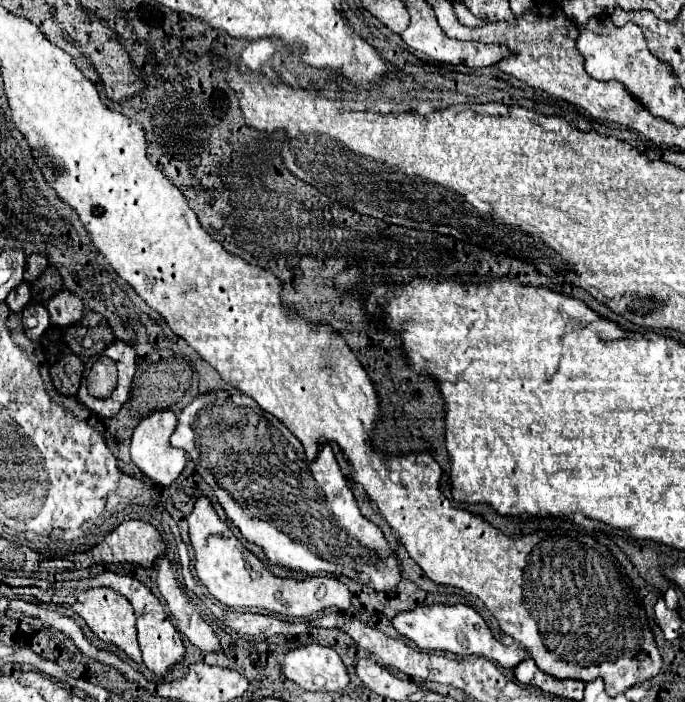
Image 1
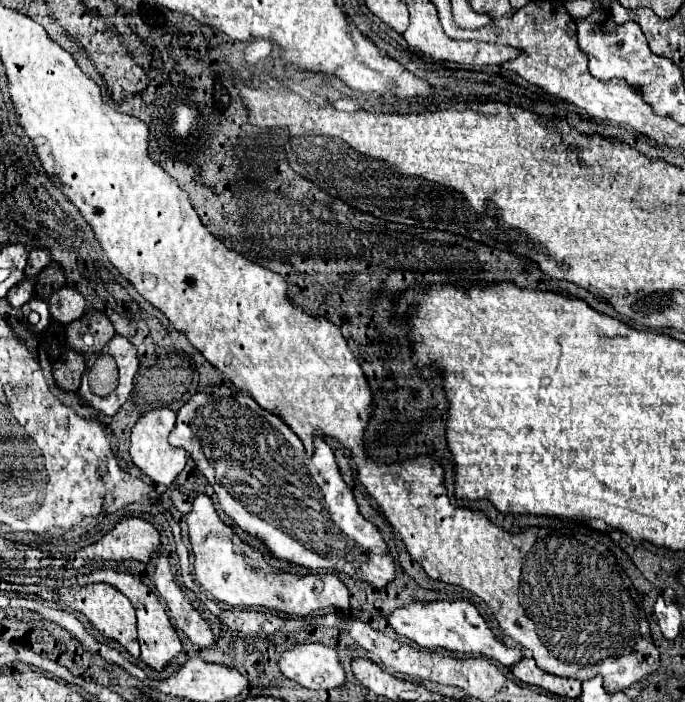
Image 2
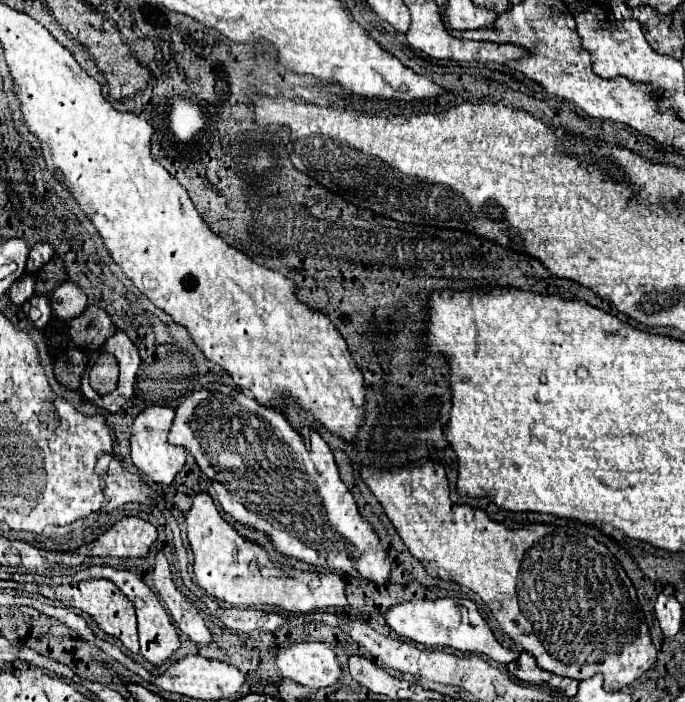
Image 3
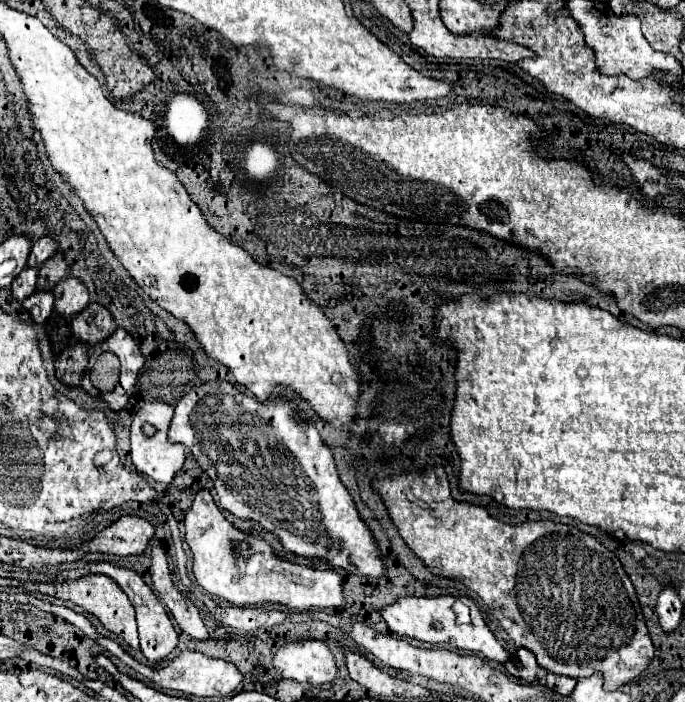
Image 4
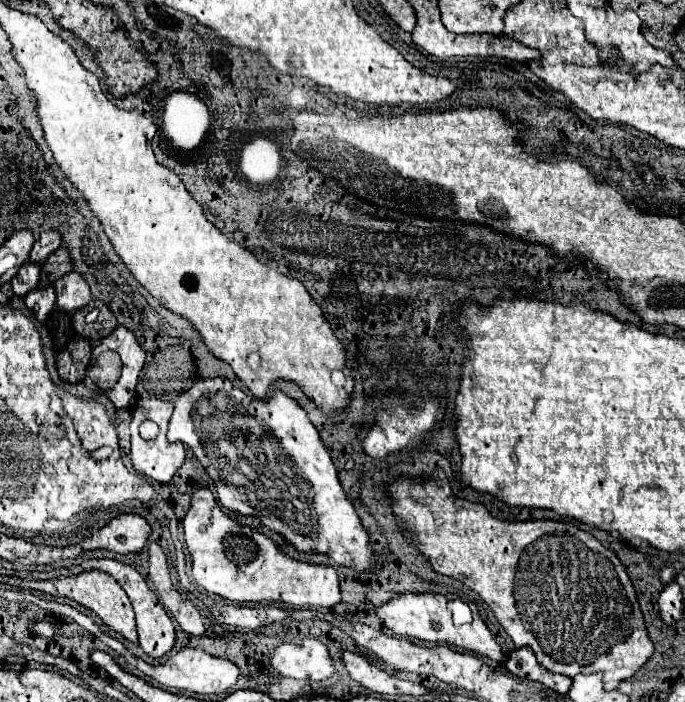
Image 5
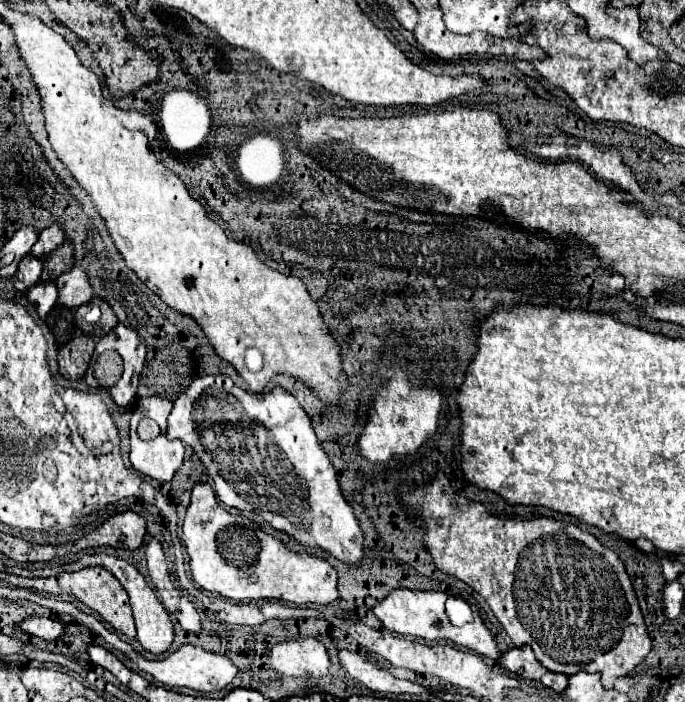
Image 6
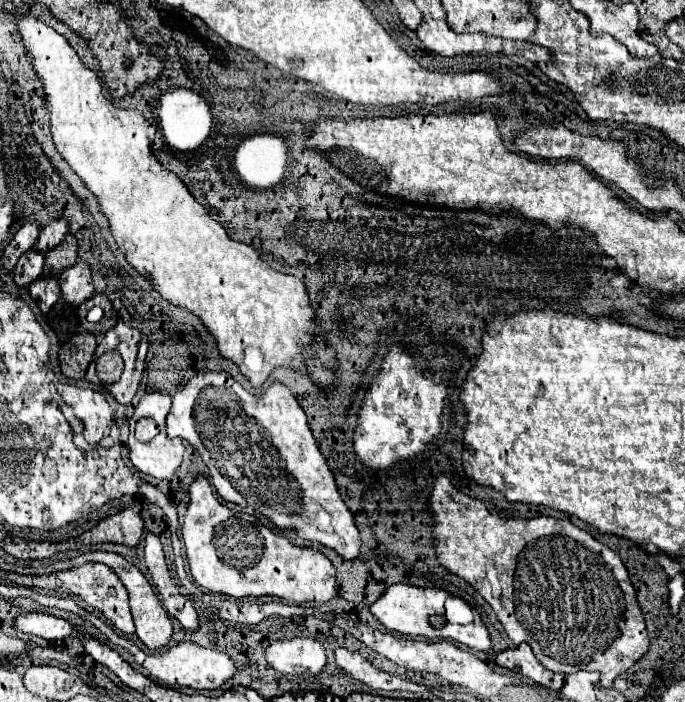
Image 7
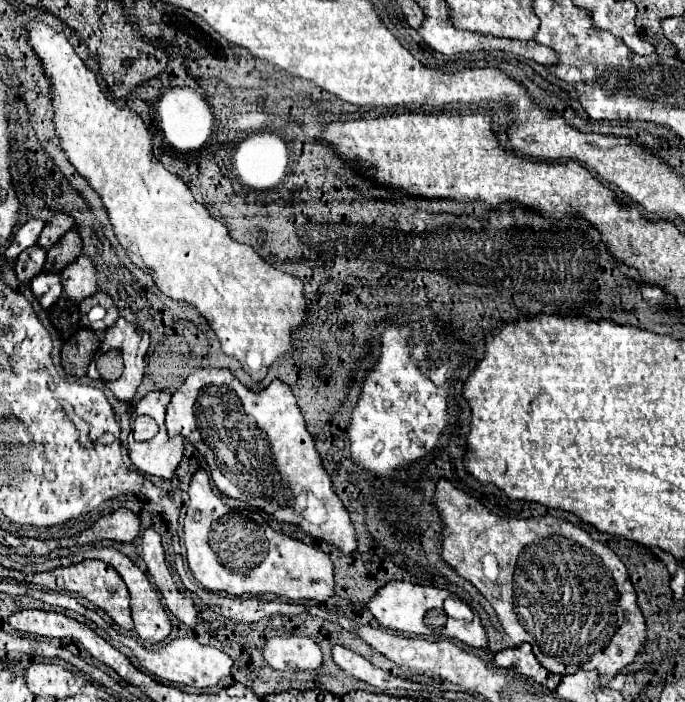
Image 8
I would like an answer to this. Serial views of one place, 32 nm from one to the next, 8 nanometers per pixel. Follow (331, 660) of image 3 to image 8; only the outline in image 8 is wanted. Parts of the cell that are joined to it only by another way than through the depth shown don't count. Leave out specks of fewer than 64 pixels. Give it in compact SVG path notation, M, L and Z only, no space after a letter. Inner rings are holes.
M272 636L262 654L264 662L280 672L314 670L322 664L320 646L306 636Z

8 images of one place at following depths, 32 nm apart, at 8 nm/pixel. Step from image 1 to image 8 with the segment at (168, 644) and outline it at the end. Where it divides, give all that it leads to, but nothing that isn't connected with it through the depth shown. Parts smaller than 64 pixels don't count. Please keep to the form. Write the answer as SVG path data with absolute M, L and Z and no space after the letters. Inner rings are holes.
M90 548L84 556L82 554L74 554L74 556L66 556L66 560L68 560L68 564L74 564L74 562L80 562L82 558L98 558L98 560L104 560L106 564L110 564L110 566L114 566L116 568L116 572L122 576L122 580L126 582L126 586L128 586L128 590L130 590L130 606L132 606L132 618L134 618L134 624L136 624L136 632L138 632L138 636L140 638L144 638L146 642L150 642L150 644L158 644L158 642L162 642L168 634L170 634L170 620L168 620L168 614L166 614L166 610L164 610L164 606L162 606L162 602L160 602L160 596L158 596L158 592L156 592L156 588L148 582L148 578L146 578L146 574L126 556L126 554L122 554L120 550L116 550L116 548Z

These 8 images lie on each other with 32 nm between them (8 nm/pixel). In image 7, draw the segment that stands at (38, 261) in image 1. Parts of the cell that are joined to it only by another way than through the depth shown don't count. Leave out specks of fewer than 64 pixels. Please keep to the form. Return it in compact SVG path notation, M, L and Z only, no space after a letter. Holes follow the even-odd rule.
M56 218L56 220L52 220L48 226L42 228L40 238L38 238L38 242L34 244L34 248L40 250L40 252L48 252L50 248L58 246L60 240L66 236L68 226L70 226L70 222L68 222L66 218Z

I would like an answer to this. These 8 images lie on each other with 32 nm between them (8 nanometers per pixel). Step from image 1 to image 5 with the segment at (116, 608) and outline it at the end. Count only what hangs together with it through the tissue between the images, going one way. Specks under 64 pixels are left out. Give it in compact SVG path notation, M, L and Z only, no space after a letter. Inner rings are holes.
M88 570L88 572L80 572L76 576L62 576L58 580L22 580L22 578L16 578L14 584L18 588L22 588L22 590L40 590L40 592L52 594L52 596L62 594L62 588L64 588L64 596L68 596L68 598L80 602L82 606L90 608L92 612L96 612L104 620L104 624L108 624L114 632L122 634L130 642L134 642L134 644L138 642L136 624L134 624L134 612L132 612L130 600L126 596L126 592L120 588L120 584L116 584L116 580L112 580L112 576L108 576L106 572Z

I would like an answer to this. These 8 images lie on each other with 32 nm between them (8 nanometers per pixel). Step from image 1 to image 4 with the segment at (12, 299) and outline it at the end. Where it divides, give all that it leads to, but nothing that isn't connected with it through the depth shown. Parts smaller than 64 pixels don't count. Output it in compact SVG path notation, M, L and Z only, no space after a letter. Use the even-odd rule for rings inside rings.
M24 268L22 272L20 272L20 276L16 276L16 282L12 280L12 296L16 298L16 300L24 300L24 298L28 298L34 290L36 290L36 280L38 280L38 268Z

